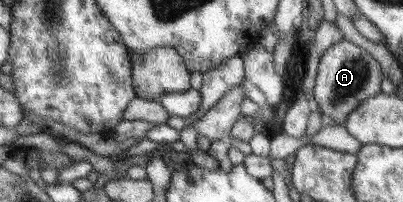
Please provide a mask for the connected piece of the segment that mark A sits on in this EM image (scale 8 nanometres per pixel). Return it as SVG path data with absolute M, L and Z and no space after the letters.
M345 39L336 43L333 47L329 47L329 49L326 49L320 54L320 62L318 64L315 85L311 87L313 98L319 106L320 113L325 115L327 119L331 119L330 124L344 123L348 118L348 115L365 99L382 92L380 83L386 75L385 71L371 53L362 47L359 47L357 44L351 43Z

